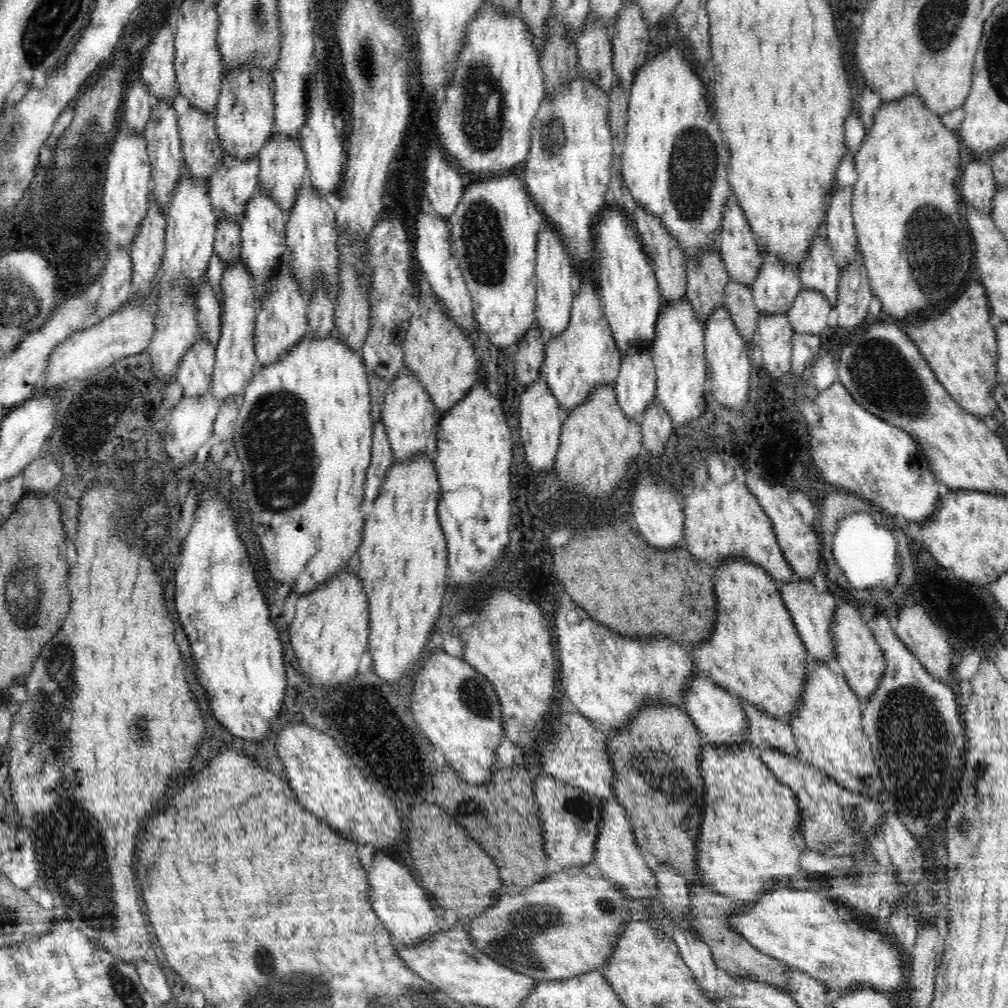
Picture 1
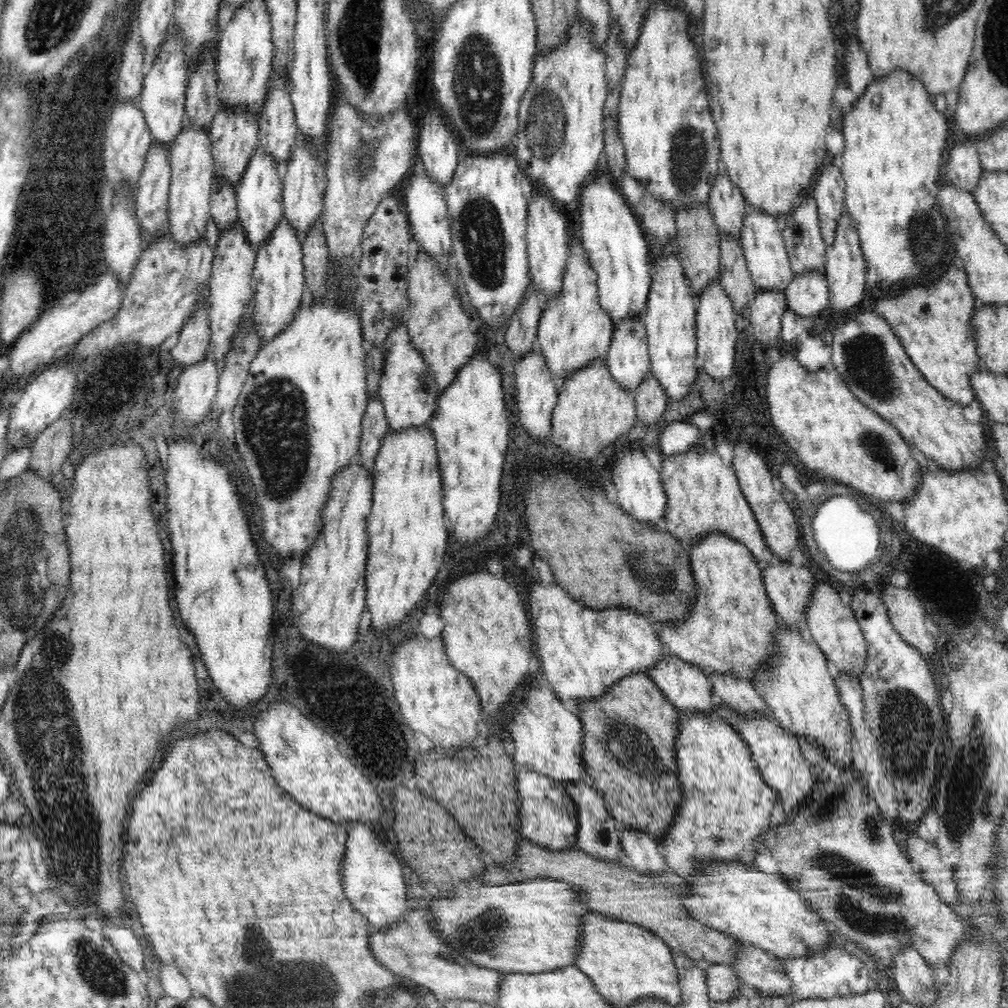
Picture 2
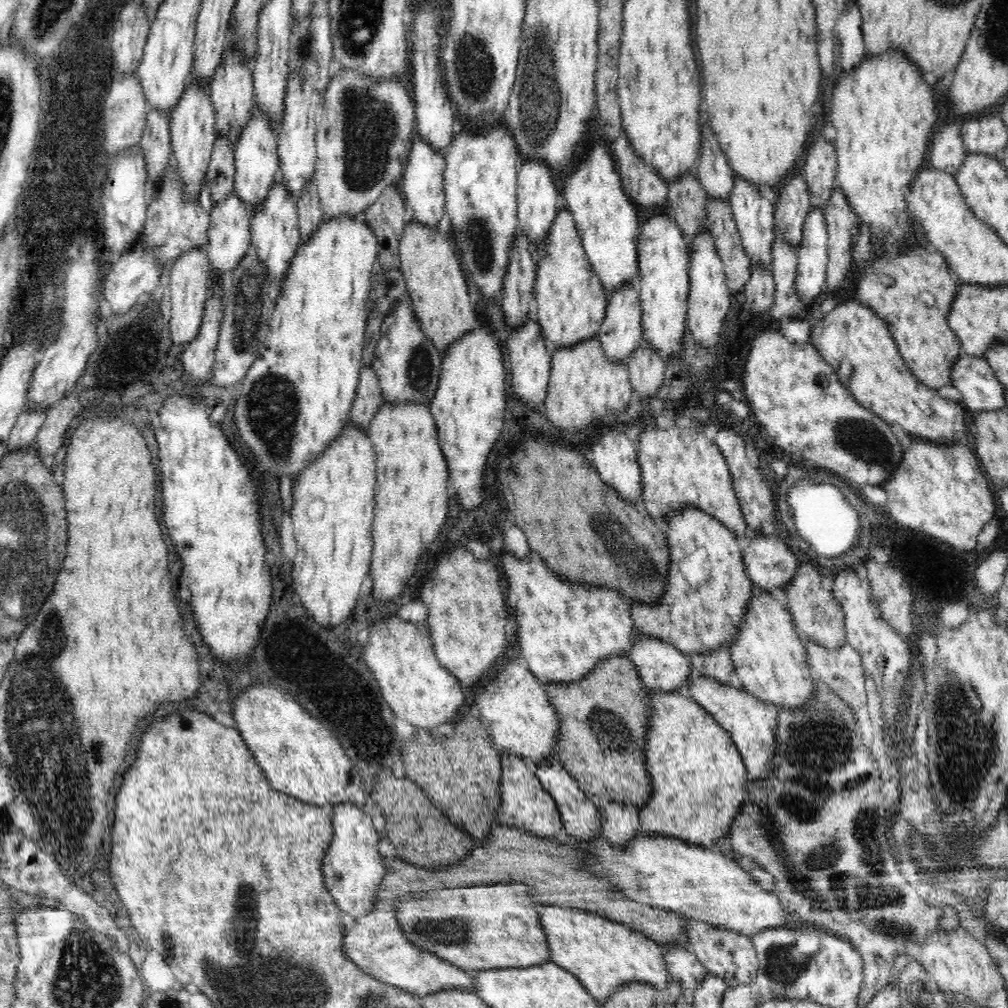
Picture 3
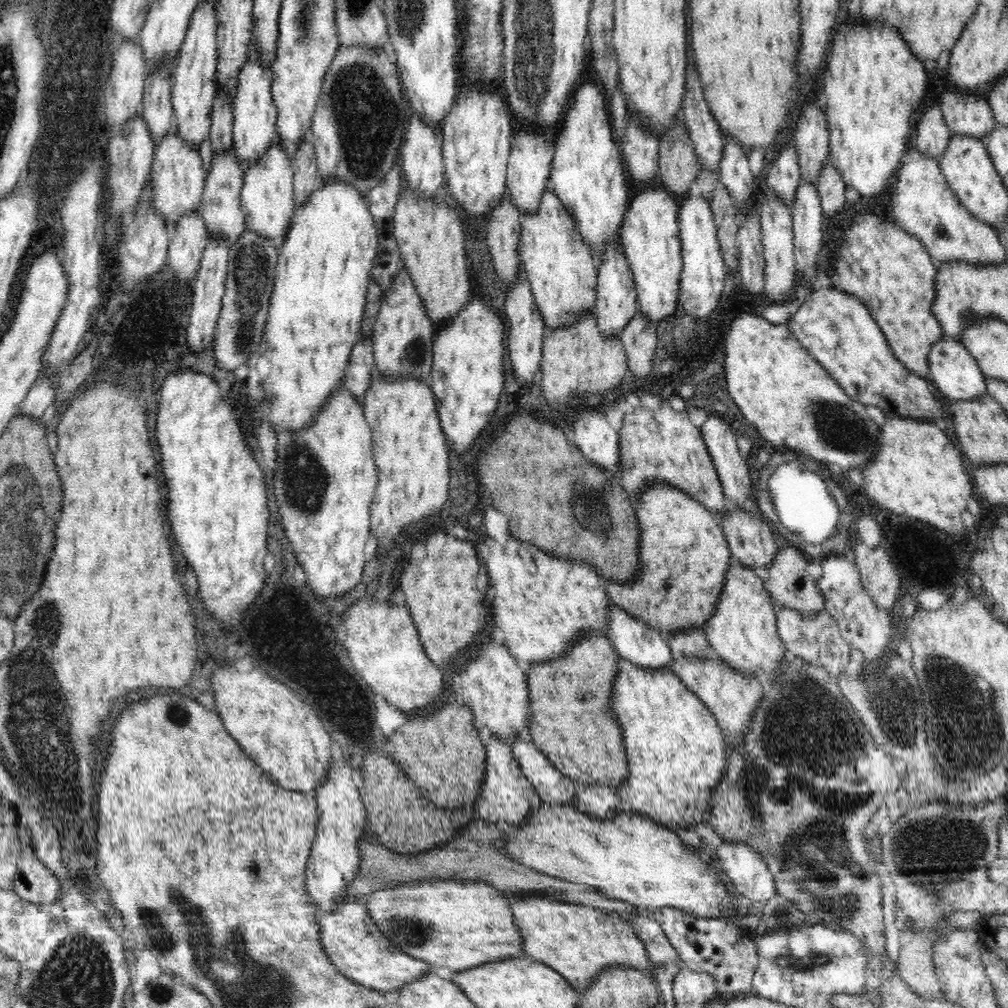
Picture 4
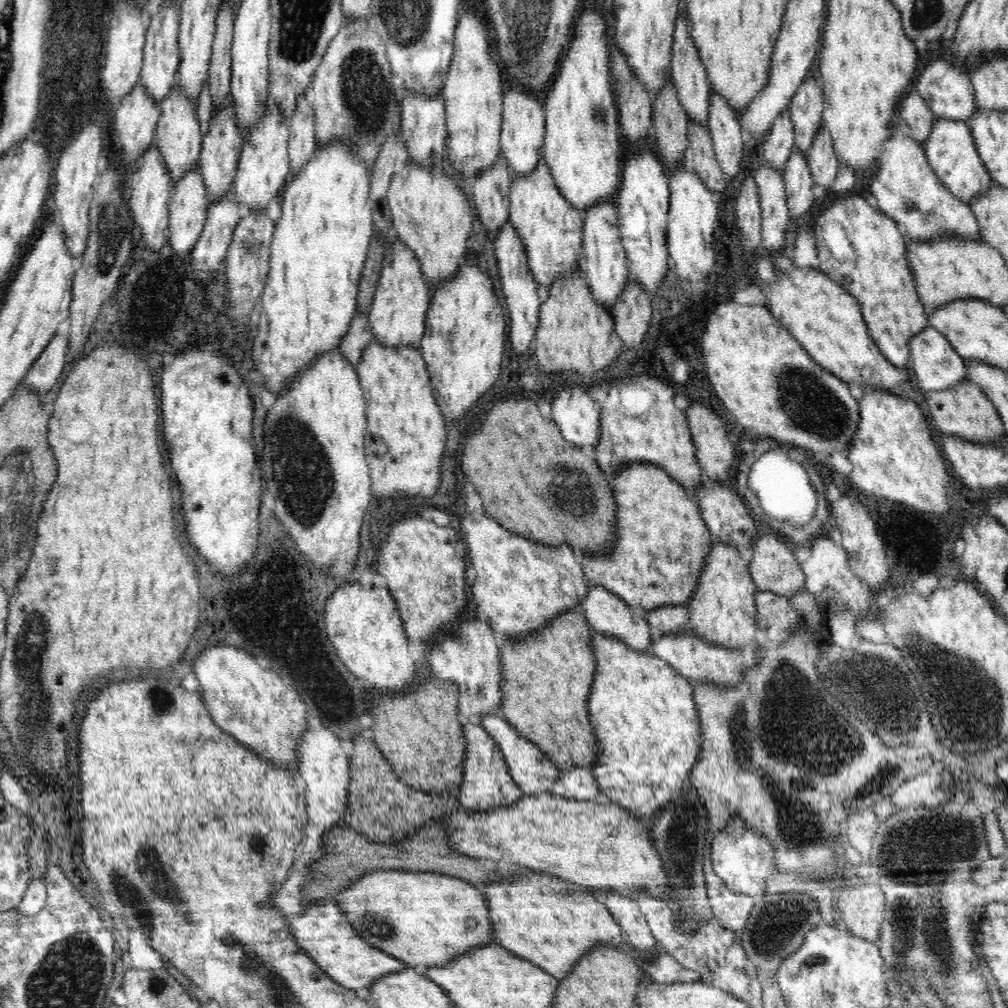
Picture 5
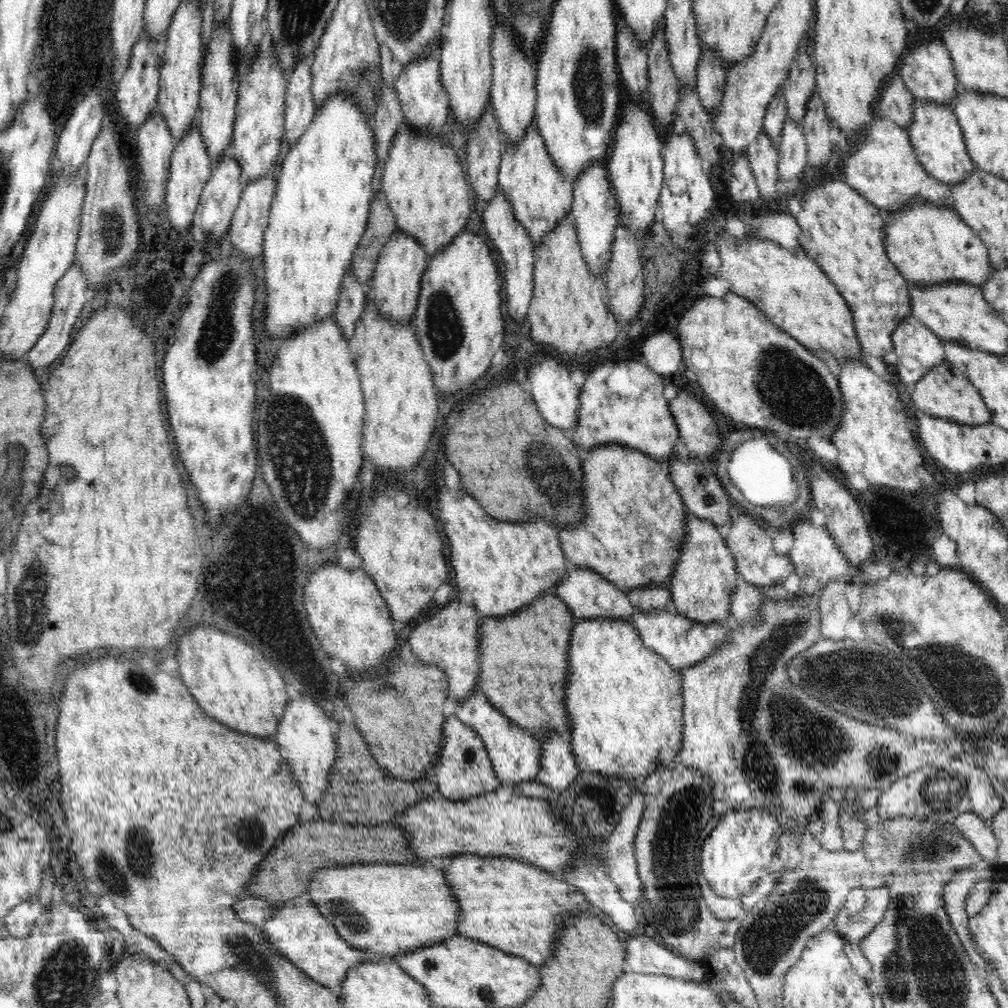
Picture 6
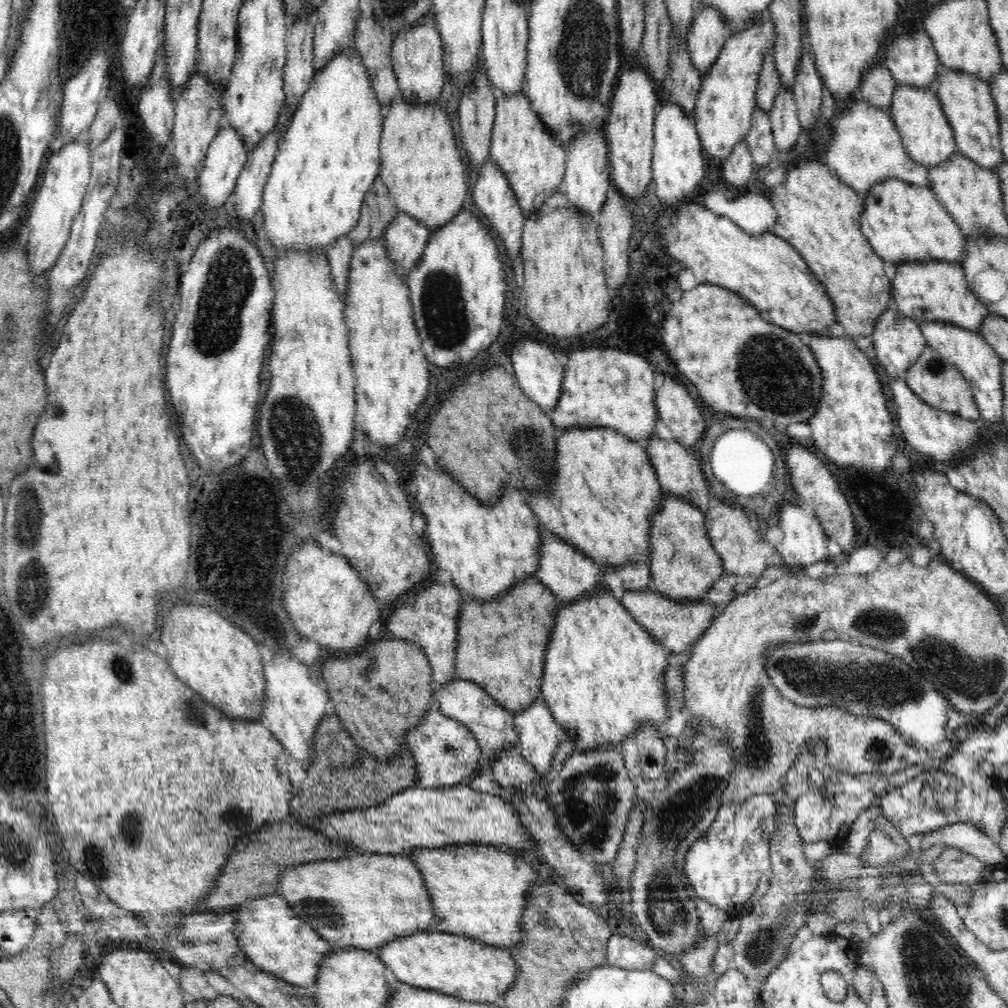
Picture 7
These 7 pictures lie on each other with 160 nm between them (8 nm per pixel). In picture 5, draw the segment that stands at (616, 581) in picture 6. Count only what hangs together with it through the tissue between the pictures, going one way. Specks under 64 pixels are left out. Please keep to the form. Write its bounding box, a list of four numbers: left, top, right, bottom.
[581,462,712,612]

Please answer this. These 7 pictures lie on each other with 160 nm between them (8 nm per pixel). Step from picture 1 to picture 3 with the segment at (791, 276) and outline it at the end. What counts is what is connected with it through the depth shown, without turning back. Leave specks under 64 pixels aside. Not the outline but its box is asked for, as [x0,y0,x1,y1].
[729,175,776,271]

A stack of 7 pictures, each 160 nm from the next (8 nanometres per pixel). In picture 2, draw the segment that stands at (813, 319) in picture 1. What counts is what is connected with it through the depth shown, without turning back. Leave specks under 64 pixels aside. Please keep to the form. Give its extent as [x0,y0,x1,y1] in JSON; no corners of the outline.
[784,270,829,319]

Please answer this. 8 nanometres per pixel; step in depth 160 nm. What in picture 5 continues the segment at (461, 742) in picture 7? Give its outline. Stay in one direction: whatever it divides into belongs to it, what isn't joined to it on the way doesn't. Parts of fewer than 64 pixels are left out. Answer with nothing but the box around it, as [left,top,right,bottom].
[456,720,525,811]

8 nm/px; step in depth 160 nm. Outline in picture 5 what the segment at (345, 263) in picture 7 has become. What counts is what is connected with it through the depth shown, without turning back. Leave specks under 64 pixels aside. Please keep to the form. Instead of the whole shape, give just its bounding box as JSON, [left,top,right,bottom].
[339,310,374,370]

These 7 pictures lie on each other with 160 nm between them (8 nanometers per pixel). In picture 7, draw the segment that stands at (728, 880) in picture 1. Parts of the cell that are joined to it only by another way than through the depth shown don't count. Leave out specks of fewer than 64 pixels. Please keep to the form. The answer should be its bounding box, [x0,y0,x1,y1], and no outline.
[541,587,670,751]

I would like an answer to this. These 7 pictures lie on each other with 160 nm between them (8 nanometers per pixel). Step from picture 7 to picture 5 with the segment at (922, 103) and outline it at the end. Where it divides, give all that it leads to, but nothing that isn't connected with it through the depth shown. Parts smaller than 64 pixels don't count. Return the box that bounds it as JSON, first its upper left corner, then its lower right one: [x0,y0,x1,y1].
[922,117,994,206]

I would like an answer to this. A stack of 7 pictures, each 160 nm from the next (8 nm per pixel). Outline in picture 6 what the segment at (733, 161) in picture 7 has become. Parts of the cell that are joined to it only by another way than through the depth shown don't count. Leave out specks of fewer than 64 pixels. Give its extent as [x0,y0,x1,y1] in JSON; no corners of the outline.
[730,150,761,204]

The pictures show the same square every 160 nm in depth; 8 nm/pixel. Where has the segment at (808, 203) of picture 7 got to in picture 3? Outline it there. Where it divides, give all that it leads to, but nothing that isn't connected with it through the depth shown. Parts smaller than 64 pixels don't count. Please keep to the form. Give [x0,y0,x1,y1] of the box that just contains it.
[856,243,962,390]

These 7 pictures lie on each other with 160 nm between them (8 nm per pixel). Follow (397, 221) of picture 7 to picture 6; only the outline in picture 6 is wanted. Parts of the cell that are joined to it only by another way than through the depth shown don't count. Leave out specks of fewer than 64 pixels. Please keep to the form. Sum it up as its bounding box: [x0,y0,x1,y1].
[367,229,429,324]

